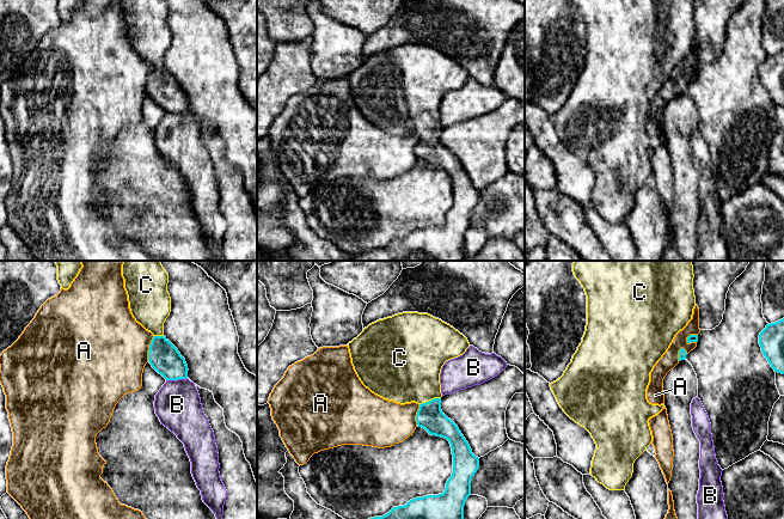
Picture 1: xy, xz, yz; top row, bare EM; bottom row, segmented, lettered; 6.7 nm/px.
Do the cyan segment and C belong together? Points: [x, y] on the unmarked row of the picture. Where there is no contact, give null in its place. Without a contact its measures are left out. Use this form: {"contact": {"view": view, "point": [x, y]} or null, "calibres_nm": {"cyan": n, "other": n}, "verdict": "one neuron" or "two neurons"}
{"contact": {"view": "xz", "point": [429, 133]}, "calibres_nm": {"cyan": 180, "other": 420}, "verdict": "one neuron"}

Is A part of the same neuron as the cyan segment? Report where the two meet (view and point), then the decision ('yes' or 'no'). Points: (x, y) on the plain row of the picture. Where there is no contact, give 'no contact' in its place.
xy (149, 80) | no

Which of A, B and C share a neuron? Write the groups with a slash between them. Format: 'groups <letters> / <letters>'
groups A / B / C

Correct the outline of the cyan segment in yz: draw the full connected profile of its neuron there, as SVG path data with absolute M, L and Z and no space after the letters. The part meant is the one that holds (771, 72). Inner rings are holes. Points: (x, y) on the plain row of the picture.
M784 50L766 57L759 67L759 77L774 104L784 106Z

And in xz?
M403 44L379 51L348 75L351 96L362 114L375 127L405 136L416 134L419 141L416 147L418 159L424 160L429 166L445 170L449 173L453 187L453 204L446 215L446 221L439 227L427 227L410 232L404 238L393 239L382 249L374 249L366 254L353 255L351 261L464 261L464 238L471 227L471 213L479 200L479 190L472 182L459 163L458 158L448 151L441 142L441 116L440 105L446 93L463 87L470 79L467 71L449 56L428 45Z

